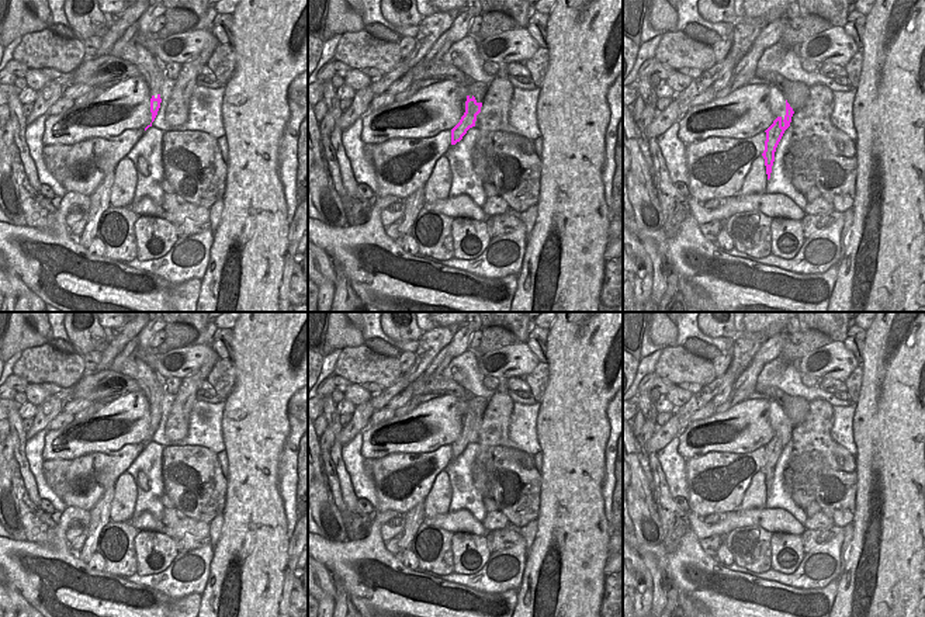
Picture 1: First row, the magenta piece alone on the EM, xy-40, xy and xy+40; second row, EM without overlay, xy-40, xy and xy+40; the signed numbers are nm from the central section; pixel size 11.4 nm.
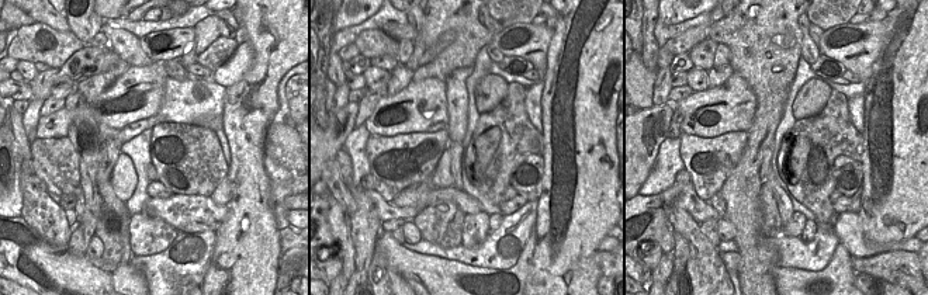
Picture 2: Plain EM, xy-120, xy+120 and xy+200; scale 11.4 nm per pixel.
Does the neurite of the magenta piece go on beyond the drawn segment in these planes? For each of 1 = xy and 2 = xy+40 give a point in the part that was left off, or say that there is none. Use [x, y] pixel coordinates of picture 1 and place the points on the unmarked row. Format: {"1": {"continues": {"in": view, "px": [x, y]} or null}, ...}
{"1": {"continues": null}, "2": {"continues": null}}

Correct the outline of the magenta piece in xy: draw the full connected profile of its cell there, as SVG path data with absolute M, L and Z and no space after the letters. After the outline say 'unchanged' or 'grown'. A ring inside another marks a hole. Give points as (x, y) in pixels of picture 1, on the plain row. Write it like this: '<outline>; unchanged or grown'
M467 410L465 427L460 437L451 444L451 460L460 457L467 446L475 441L477 430L481 427L481 422L482 417L478 417L474 410Z; unchanged

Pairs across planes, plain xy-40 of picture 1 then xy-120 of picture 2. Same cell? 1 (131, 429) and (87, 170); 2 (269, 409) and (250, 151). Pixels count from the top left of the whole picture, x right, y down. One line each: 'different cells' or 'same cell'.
1: different cells
2: same cell

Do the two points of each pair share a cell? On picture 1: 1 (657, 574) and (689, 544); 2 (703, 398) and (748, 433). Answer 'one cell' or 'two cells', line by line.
1: two cells
2: two cells

